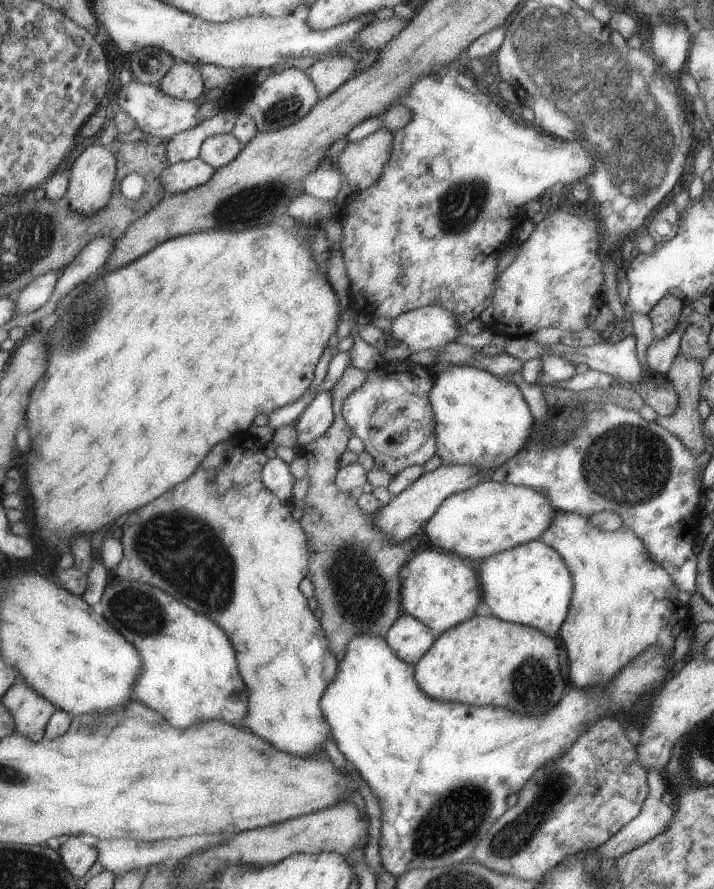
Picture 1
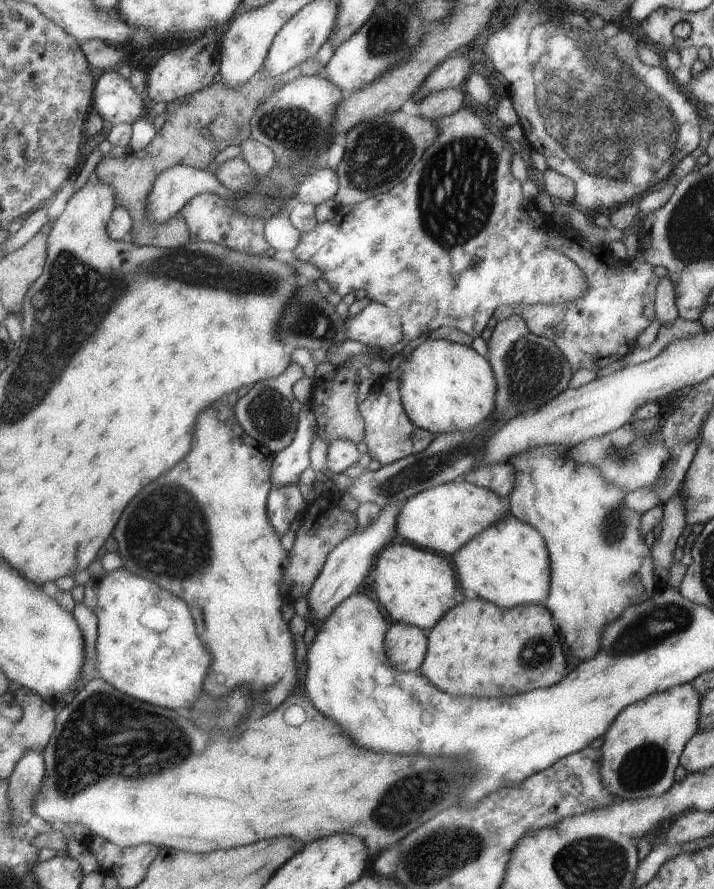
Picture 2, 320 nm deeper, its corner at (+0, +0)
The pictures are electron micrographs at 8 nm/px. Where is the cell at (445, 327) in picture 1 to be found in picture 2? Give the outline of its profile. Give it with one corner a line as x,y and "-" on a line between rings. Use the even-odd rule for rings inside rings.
375,301
344,320
347,339
371,349
386,349
404,335
400,316

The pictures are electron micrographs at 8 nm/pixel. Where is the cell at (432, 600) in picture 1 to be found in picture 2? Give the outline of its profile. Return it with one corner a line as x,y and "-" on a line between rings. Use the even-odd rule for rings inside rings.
386,544
374,558
371,569
373,569
373,584
377,604
385,608
389,618
395,623
405,623
414,627
429,630
438,620
455,604
455,575
453,575
453,564
449,564
449,558
433,551
417,548
411,544

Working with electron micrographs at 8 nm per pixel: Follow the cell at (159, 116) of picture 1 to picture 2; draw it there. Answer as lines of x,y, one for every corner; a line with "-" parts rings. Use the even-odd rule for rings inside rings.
109,71
95,78
91,107
102,120
109,124
133,124
141,115
147,113
150,102
145,94
134,92
129,81
117,71

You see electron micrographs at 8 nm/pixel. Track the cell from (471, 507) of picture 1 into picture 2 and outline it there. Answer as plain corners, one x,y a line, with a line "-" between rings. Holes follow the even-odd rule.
457,478
422,490
404,501
395,517
395,532
415,546
449,558
480,530
495,525
501,517
507,515
500,499
490,490

